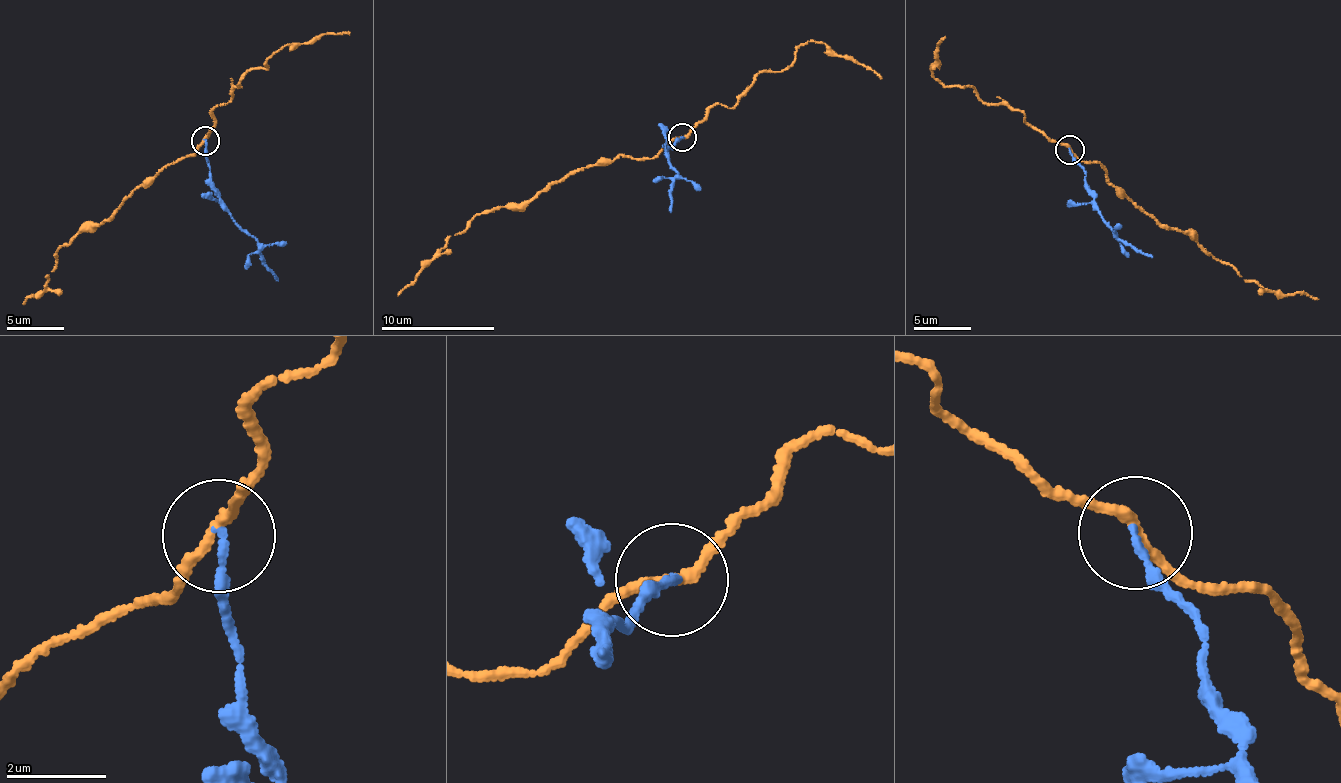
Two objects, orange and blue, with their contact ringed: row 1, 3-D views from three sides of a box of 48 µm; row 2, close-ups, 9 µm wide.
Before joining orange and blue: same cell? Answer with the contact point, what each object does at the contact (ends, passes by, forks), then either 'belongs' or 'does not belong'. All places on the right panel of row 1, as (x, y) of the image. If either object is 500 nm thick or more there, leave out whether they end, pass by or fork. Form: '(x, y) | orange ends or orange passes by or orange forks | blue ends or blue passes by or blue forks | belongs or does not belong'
(1070, 149) | orange passes by | blue ends | does not belong

